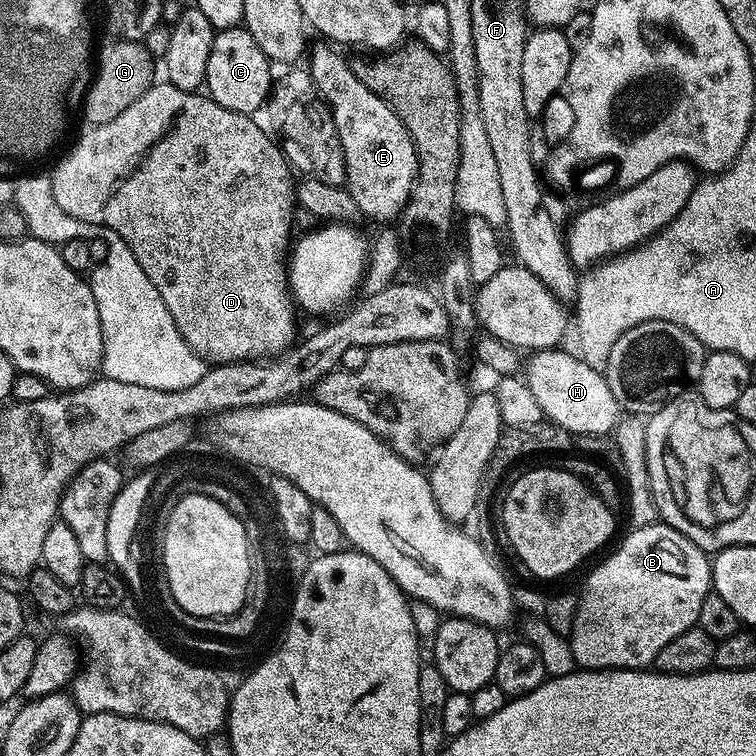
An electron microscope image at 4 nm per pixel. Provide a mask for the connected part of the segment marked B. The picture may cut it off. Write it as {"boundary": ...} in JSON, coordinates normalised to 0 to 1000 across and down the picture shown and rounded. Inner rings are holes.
{"boundary":[[[869,690],[853,698],[837,697],[836,705],[784,754],[772,772],[762,821],[754,837],[757,864],[763,880],[772,886],[806,884],[856,885],[866,880],[870,860],[881,849],[892,849],[897,839],[922,829],[923,807],[929,807],[929,791],[943,782],[942,749],[938,731],[913,717],[886,694]]]}

